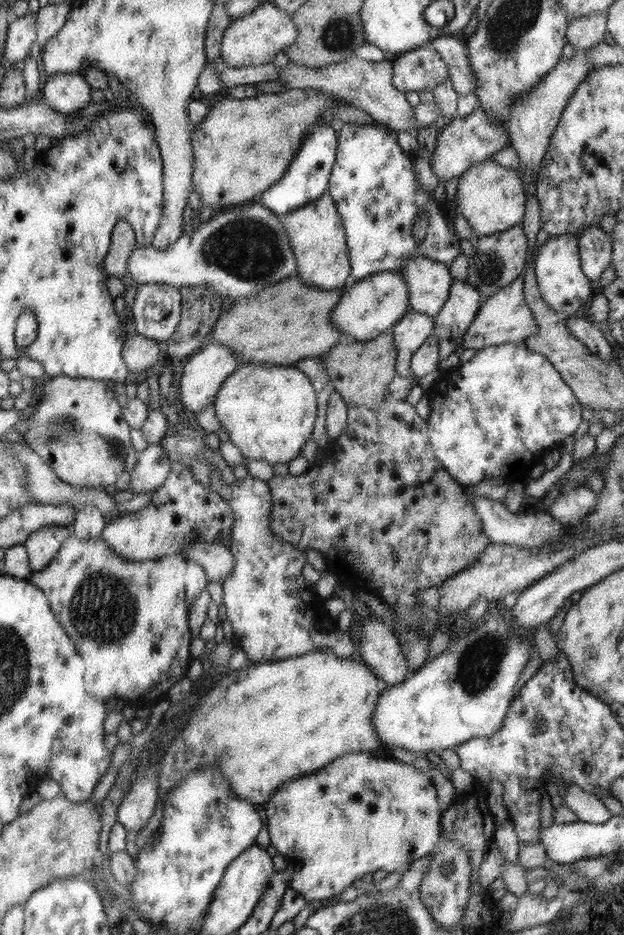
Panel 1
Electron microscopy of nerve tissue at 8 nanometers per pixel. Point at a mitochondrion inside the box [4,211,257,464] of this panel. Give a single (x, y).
(57, 428)

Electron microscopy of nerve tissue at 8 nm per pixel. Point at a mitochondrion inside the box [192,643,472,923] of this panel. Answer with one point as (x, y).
(446, 866)

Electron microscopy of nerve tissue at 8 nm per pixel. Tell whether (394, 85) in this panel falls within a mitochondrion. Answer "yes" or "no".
no

